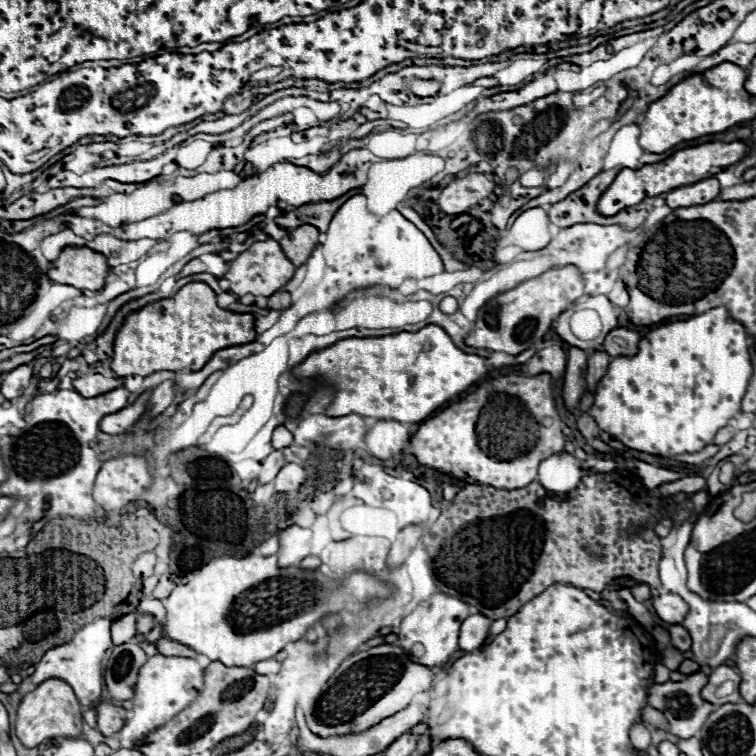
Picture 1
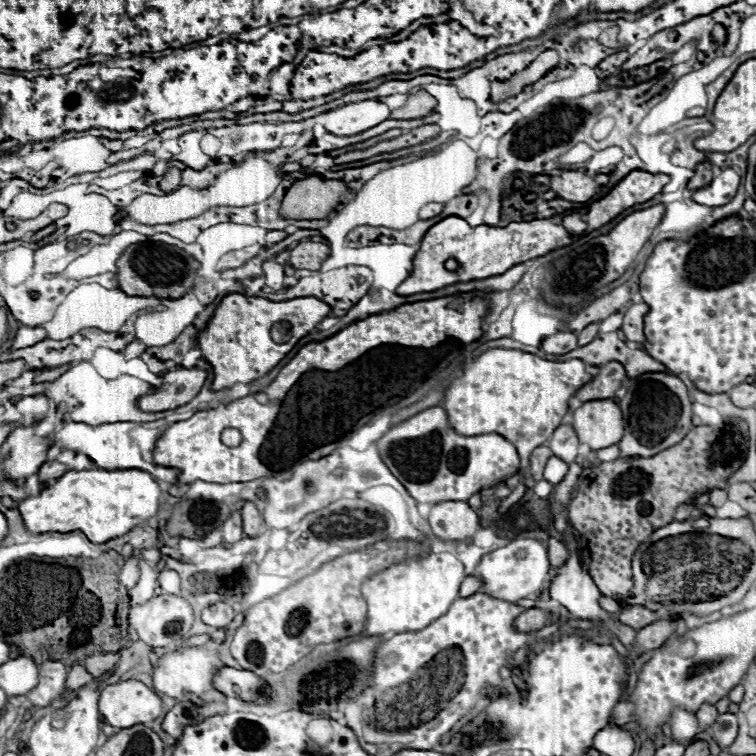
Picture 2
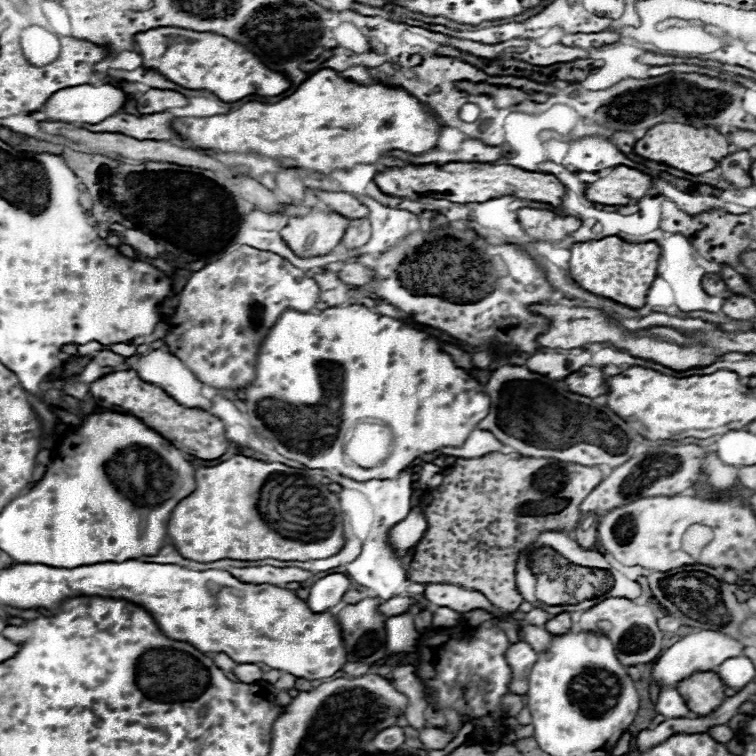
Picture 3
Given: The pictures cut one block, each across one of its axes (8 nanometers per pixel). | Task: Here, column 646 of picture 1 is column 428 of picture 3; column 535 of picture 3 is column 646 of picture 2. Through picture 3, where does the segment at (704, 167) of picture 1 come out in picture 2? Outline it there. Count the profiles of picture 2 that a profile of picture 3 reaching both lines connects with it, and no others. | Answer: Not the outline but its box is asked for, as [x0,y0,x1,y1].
[582,170,670,232]

